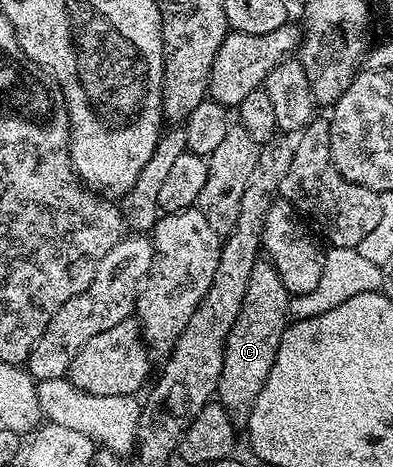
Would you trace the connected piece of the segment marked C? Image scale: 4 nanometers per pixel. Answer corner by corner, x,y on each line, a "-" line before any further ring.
267,258
256,260
254,271
250,273
250,283
246,286
246,298
242,298
242,310
238,310
238,318
234,318
234,326
230,326
230,334
224,343
222,374
216,387
218,402
237,426
247,425
254,402
258,402
258,394
262,394
266,378
270,378
282,334
290,323
289,299
290,294
276,265

